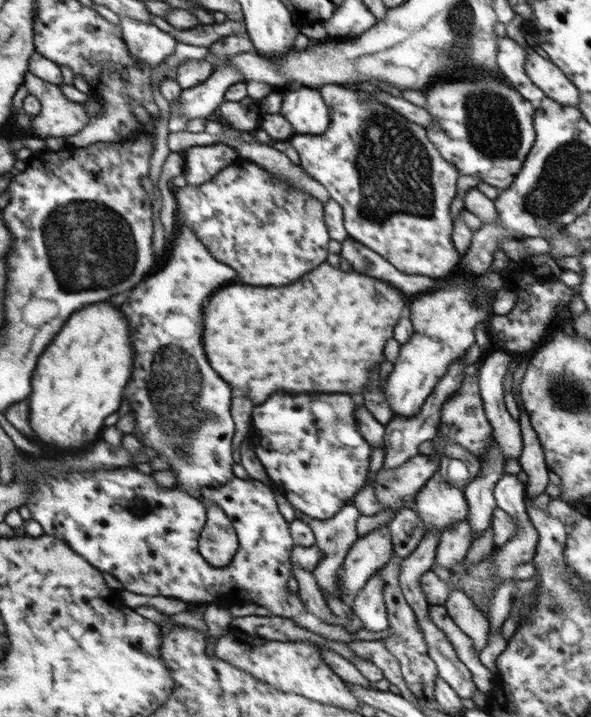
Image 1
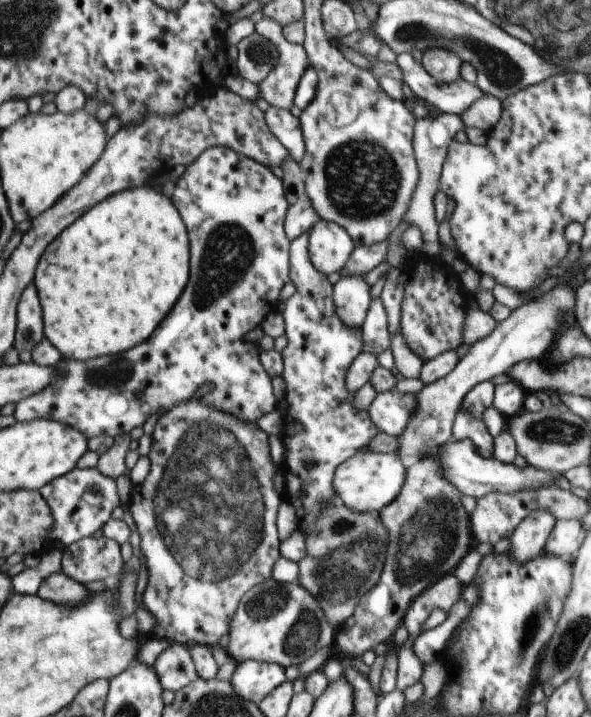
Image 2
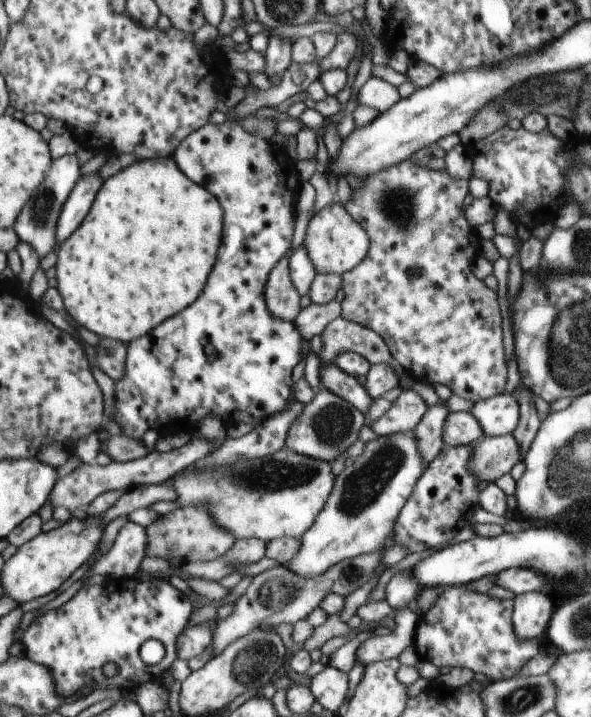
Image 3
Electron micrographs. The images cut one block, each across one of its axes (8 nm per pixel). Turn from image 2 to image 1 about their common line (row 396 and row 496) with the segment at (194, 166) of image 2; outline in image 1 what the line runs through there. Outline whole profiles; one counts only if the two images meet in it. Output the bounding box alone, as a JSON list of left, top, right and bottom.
[24,465,306,618]

